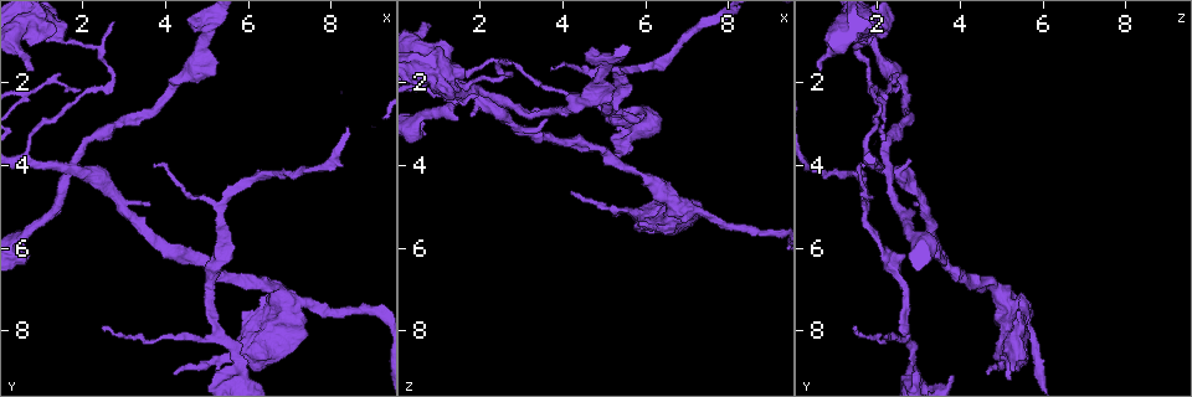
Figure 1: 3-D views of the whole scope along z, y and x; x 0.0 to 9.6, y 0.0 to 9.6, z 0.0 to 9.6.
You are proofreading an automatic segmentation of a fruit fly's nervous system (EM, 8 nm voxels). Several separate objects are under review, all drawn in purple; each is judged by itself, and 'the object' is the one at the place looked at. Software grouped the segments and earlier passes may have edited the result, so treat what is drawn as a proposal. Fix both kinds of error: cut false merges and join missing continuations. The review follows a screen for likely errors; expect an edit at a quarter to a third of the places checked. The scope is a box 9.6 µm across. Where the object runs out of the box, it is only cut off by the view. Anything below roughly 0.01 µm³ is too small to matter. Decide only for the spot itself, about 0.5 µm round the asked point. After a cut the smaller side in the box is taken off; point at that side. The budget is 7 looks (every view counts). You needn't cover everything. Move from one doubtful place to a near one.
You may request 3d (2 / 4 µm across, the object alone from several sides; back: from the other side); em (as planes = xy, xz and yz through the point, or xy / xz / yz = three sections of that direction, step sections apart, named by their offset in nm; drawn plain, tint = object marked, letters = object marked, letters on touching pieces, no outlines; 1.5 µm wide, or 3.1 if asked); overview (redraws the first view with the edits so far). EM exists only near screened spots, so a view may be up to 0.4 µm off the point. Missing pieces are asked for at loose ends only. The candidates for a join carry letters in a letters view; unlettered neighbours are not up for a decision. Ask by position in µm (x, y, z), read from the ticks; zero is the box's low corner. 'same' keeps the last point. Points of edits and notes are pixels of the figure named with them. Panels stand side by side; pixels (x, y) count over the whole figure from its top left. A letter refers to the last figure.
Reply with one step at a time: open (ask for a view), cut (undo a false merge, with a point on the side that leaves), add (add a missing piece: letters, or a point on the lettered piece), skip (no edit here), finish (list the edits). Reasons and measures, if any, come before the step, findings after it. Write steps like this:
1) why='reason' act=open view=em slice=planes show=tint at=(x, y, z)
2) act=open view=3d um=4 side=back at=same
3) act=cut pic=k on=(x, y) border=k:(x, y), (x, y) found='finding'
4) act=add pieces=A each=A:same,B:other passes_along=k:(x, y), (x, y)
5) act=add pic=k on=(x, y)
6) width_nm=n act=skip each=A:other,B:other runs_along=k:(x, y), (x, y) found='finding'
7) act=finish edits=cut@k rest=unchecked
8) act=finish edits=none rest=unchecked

why='abrupt turn' act=open view=em slice=planes show=tint at=(2.70, 1.90, 1.85)

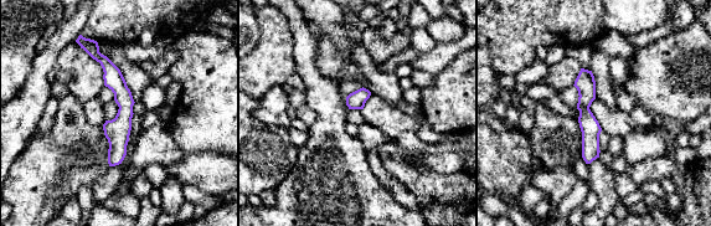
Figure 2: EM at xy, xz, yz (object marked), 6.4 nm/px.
act=open view=em slice=planes show=letters at=same

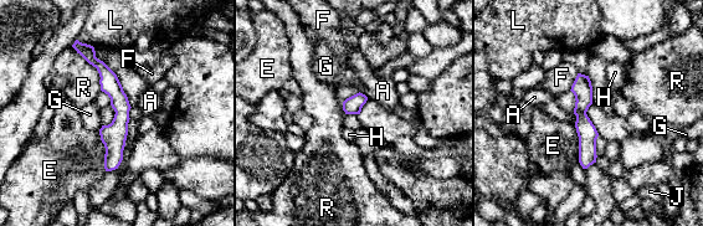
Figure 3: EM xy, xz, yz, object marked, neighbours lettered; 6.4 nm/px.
width_nm=120 longest_contact=R:360nm act=skip each=A:other,E:other,F:other,G:other,H:other,J:other,L:other,R:other found='continuous, no second cell'

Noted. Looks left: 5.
act=open view=em slice=planes show=tint at=(1.75, 4.10, 2.20)

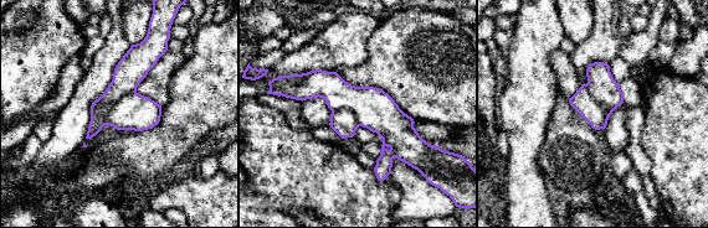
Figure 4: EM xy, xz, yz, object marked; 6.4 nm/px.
why='what lies round it' act=open view=em slice=planes show=letters at=same

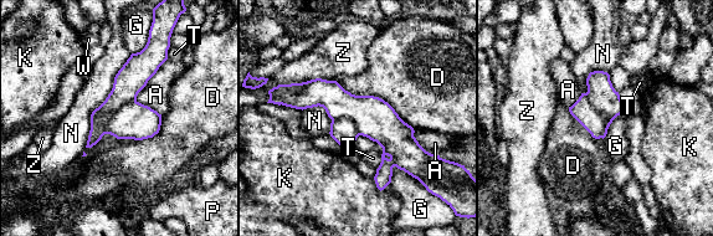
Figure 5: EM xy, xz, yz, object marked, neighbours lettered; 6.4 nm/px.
width_nm=260 act=cut pic=5 on=(133, 76) each=A:other,D:other,G:other,K:other,N:other,P:other,T:other,W:other,Z:other border=5:(136, 99), (107, 117), (98, 108) found='two cells meet here'

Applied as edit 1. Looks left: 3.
act=finish edits=cut@5 rest=unchecked

